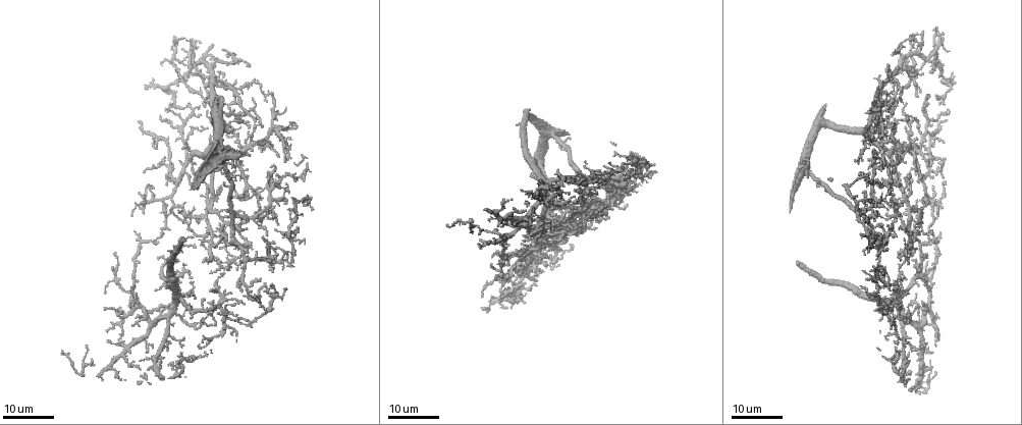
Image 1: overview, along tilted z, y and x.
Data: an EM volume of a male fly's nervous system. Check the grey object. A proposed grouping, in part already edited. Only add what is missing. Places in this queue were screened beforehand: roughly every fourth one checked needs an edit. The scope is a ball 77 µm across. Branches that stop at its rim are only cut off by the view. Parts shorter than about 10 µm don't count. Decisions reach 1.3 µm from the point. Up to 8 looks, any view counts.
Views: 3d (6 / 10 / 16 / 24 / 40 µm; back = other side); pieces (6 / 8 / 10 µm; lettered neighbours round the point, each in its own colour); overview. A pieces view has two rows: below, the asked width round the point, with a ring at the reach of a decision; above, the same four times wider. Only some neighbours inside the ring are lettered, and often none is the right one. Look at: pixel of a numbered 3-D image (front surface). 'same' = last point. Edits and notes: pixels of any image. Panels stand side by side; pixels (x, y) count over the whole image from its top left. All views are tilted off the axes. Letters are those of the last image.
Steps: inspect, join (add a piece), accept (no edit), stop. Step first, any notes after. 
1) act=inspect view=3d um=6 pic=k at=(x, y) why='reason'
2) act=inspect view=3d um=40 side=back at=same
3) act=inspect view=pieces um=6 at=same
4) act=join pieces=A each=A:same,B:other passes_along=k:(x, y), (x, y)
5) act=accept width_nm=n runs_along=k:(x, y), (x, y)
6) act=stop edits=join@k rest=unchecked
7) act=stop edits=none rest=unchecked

act=inspect view=3d um=16 pic=1 at=(497, 276) why='free end'

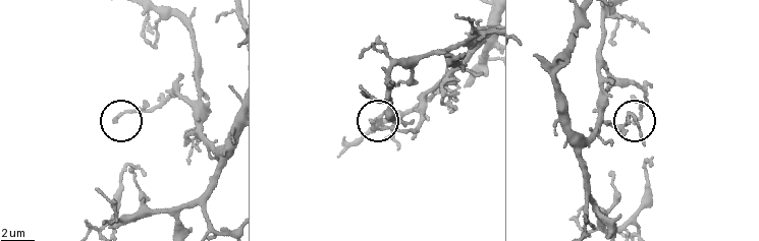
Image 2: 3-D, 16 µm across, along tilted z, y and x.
act=inspect view=pieces um=8 pic=2 at=(632, 121) why='see the neighbours'

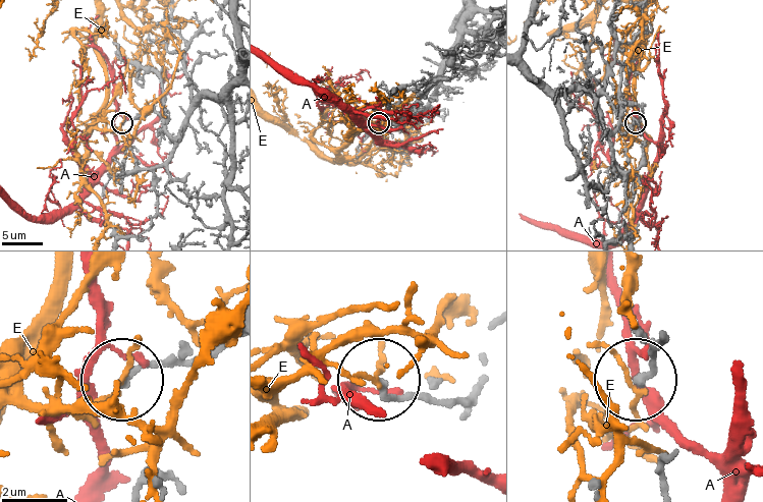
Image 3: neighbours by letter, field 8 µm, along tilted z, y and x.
act=accept each=A:other,E:other runs_along=3:(466, 394), (403, 395), (378, 384) found='no lettered piece goes on from it'

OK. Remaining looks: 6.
act=inspect view=3d um=16 pic=1 at=(183, 337) why='free end'

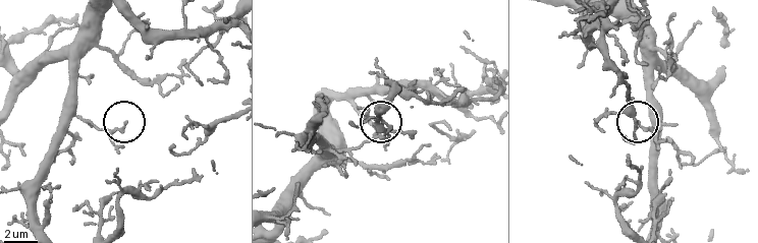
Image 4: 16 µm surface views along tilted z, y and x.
act=inspect view=pieces um=8 pic=4 at=(125, 121)

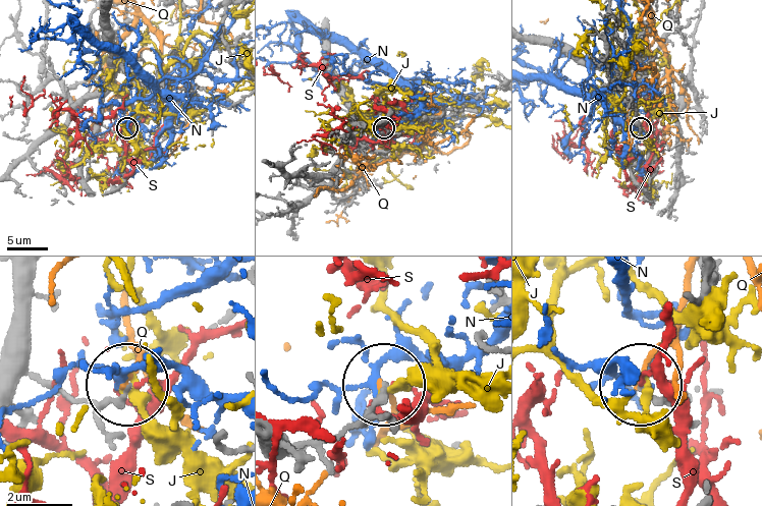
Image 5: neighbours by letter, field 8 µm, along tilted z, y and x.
act=accept each=J:other,N:other,Q:other,S:other runs_along=5:(21, 282), (21, 345), (37, 372), (89, 401), (126, 387) found='none of them fits'

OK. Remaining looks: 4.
act=inspect view=3d um=16 pic=1 at=(559, 210) why='an open end'

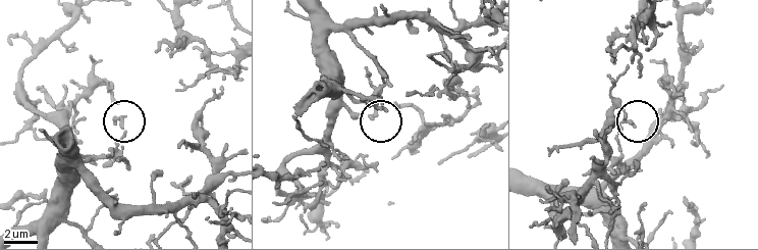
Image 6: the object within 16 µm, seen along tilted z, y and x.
act=inspect view=pieces um=8 pic=6 at=(371, 117)

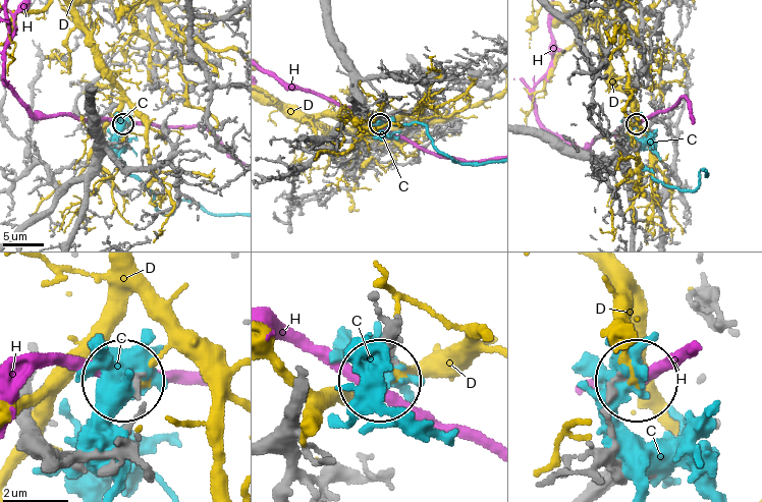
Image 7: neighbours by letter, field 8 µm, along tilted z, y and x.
act=accept width_nm=230 each=C:other,D:other,H:other found='no lettered piece goes on from it'

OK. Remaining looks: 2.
act=inspect view=3d um=16 pic=1 at=(601, 200) why='an open end'

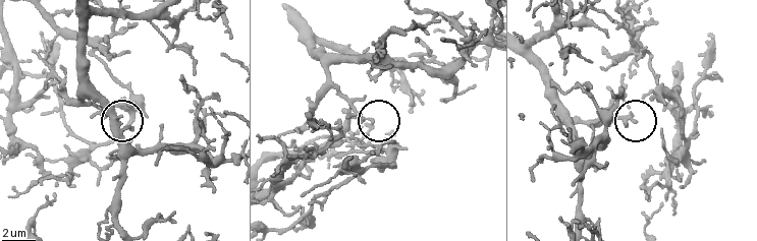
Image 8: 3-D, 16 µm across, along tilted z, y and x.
act=inspect view=pieces um=10 pic=8 at=(371, 119)

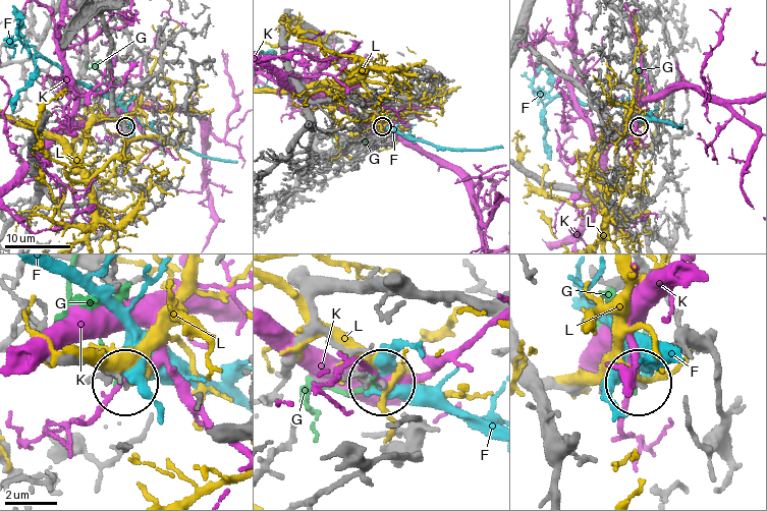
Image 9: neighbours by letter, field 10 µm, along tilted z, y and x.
act=accept each=F:other,G:other,K:other,L:other runs_along=9:(270, 393), (318, 334), (383, 383) found='no lettered piece goes on from it'

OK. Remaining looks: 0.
act=stop edits=none rest=unchecked

